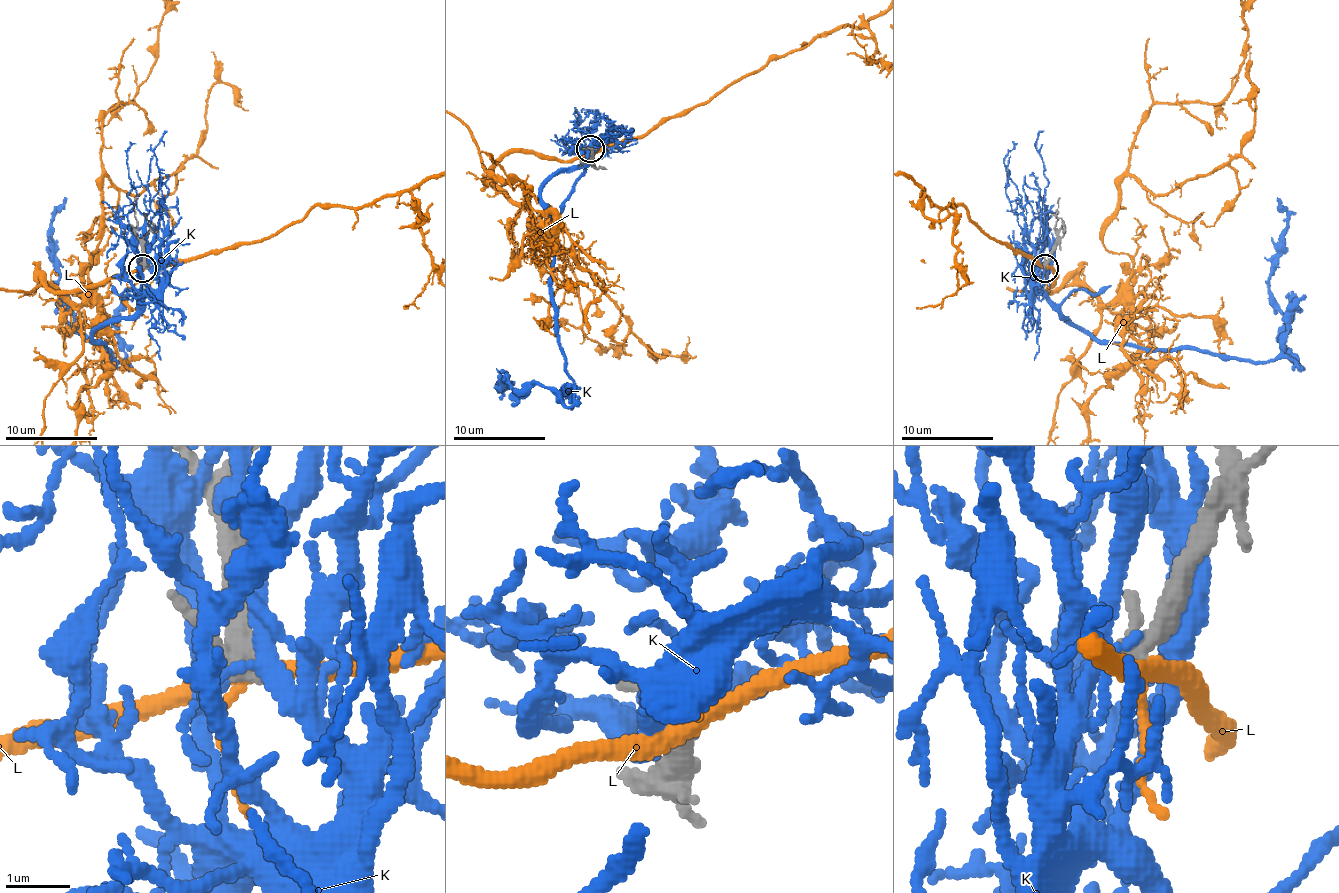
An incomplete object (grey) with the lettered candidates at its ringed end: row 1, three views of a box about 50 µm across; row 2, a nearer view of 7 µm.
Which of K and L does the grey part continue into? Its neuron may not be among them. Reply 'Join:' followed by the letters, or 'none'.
Join: K

